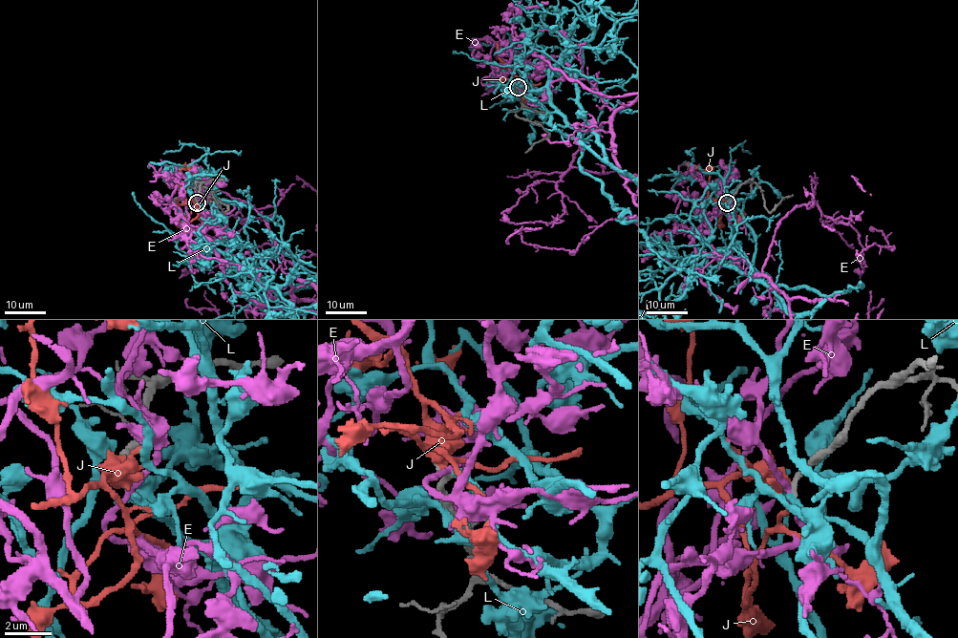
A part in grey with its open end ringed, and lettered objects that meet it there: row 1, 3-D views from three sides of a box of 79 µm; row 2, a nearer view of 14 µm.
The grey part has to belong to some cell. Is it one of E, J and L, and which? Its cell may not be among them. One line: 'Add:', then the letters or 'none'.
Add: L

